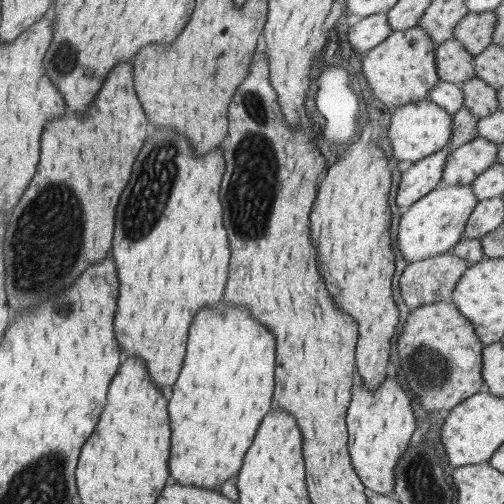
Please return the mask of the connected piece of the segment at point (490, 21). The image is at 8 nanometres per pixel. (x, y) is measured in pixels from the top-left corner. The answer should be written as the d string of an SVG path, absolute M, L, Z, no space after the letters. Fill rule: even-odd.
M468 13L455 26L453 38L472 55L480 54L493 44L493 34L496 24L496 13Z

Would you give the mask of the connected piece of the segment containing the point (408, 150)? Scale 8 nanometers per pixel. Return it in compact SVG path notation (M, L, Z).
M425 98L392 109L388 138L392 142L393 156L396 160L415 163L426 156L448 149L452 136L453 115Z

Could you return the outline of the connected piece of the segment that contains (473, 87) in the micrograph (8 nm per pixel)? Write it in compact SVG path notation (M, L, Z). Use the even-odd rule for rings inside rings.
M476 76L460 84L463 92L463 106L480 119L498 111L497 90Z

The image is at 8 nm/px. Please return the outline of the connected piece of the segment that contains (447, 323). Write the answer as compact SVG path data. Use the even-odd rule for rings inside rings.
M449 300L425 304L410 311L396 347L401 386L426 410L452 411L486 387L482 379L484 345L473 324Z

